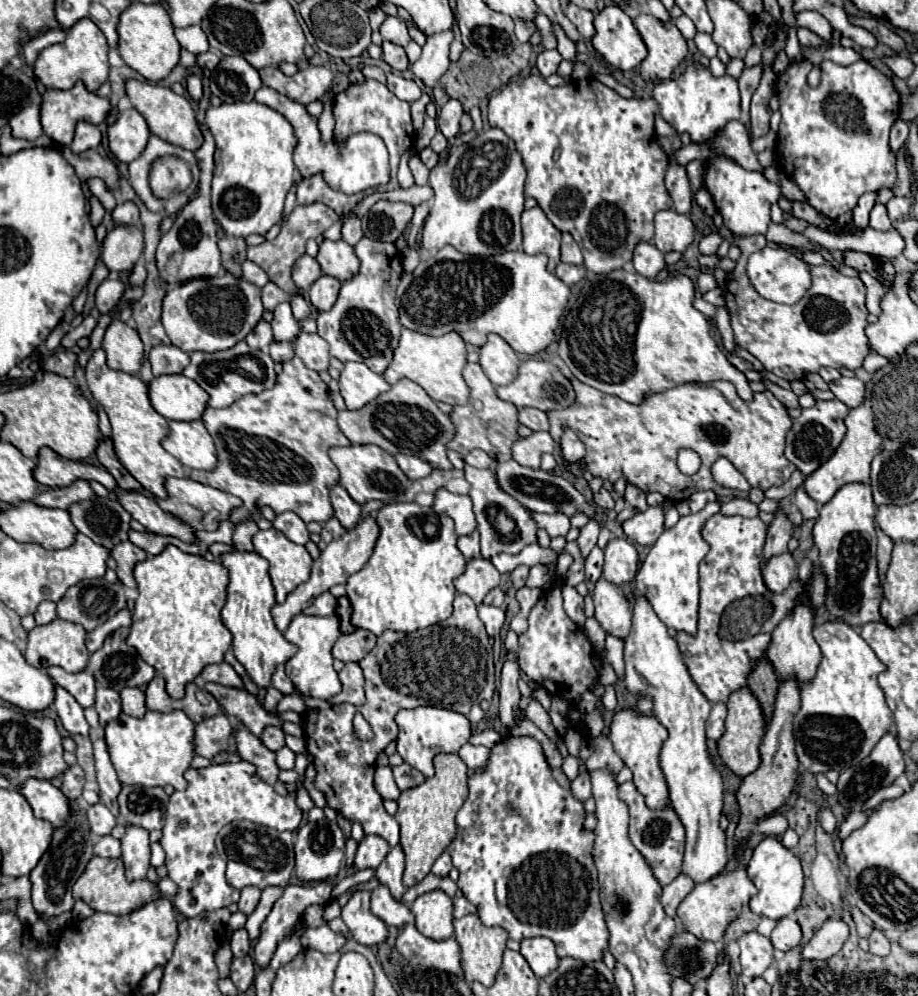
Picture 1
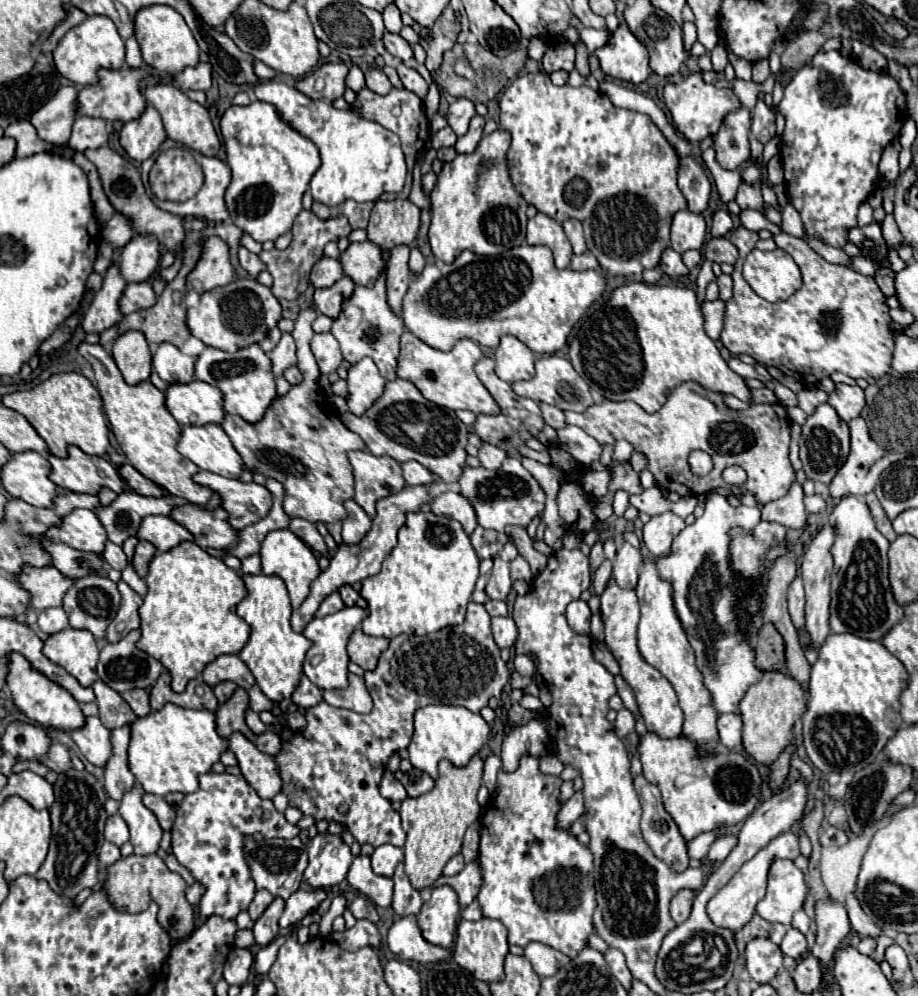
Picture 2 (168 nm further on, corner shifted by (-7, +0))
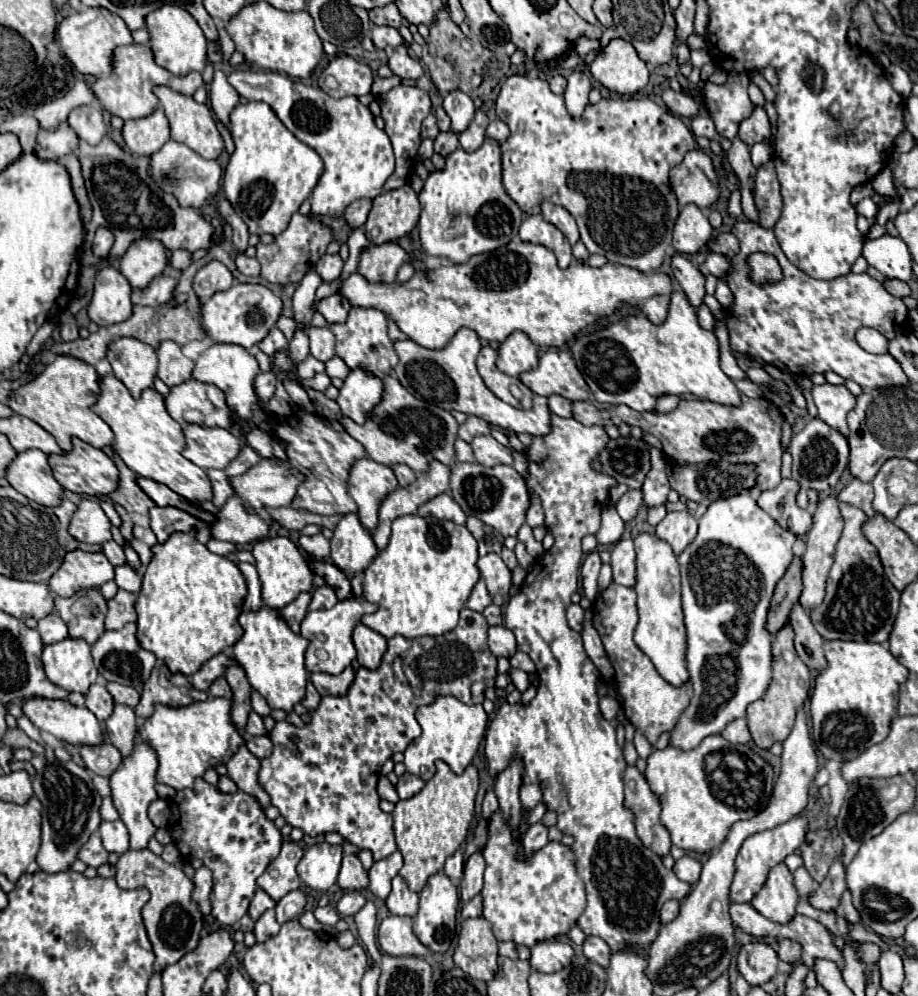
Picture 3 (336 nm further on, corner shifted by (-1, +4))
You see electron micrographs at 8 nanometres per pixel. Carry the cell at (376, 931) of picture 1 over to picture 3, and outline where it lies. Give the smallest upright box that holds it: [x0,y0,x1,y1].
[336,891,366,917]

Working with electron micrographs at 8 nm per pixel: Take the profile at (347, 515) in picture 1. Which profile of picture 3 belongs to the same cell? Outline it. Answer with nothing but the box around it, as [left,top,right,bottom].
[330,513,376,575]

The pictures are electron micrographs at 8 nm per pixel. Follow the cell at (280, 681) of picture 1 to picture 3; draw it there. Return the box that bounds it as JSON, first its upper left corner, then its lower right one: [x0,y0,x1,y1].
[302,679,320,709]

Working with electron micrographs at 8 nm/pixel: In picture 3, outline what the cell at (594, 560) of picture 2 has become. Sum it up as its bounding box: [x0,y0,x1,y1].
[582,551,602,601]

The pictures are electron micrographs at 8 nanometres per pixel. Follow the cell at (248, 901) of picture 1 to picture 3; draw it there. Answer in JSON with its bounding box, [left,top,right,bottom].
[248,889,276,921]

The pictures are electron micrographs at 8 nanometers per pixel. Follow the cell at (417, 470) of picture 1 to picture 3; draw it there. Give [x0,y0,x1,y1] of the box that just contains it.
[392,465,416,487]

